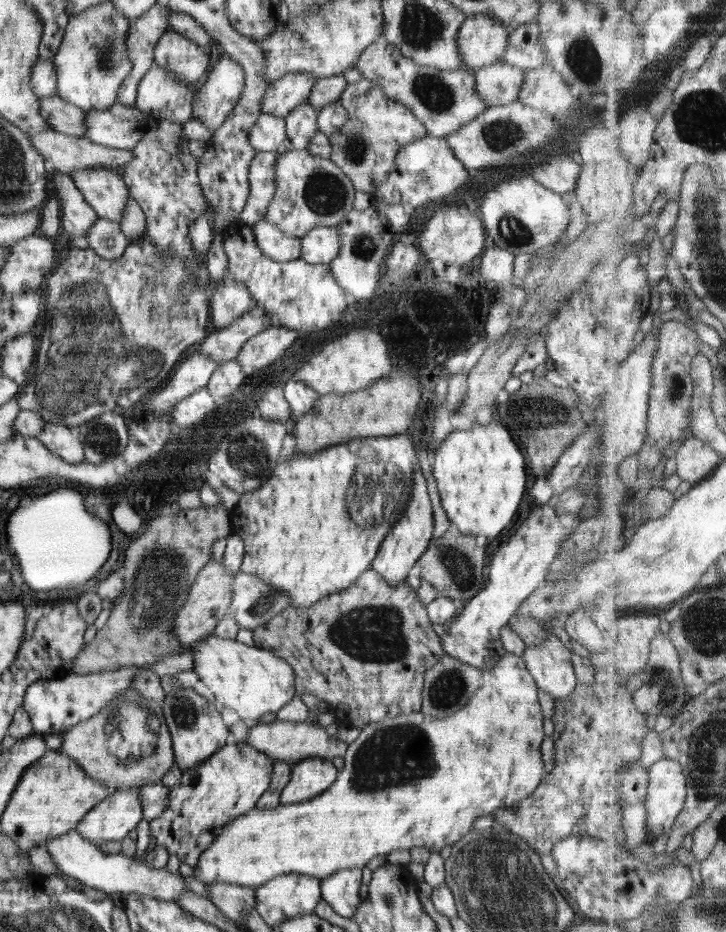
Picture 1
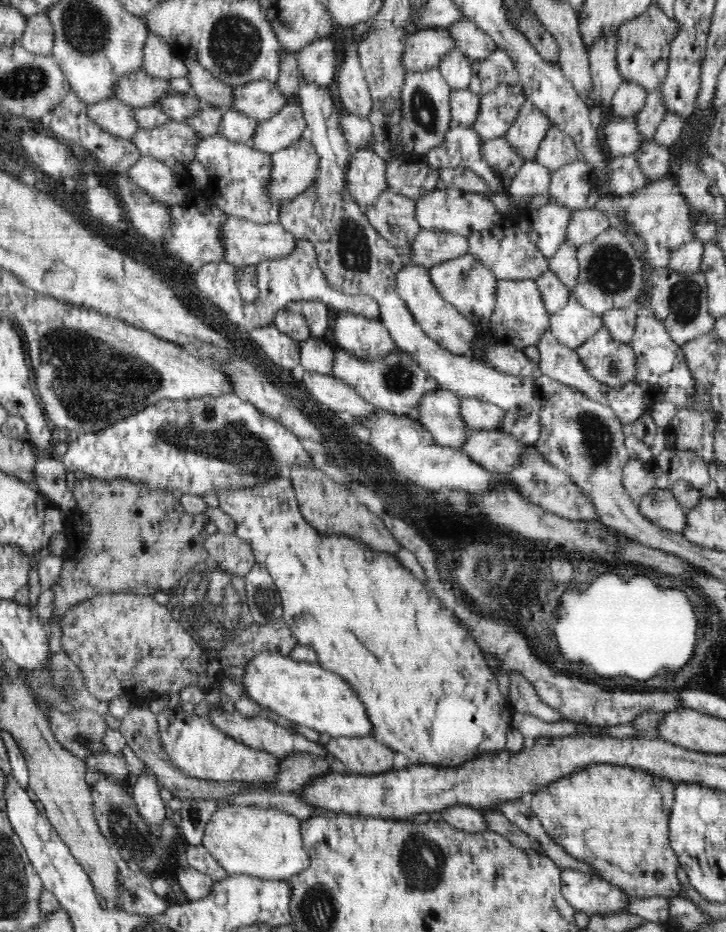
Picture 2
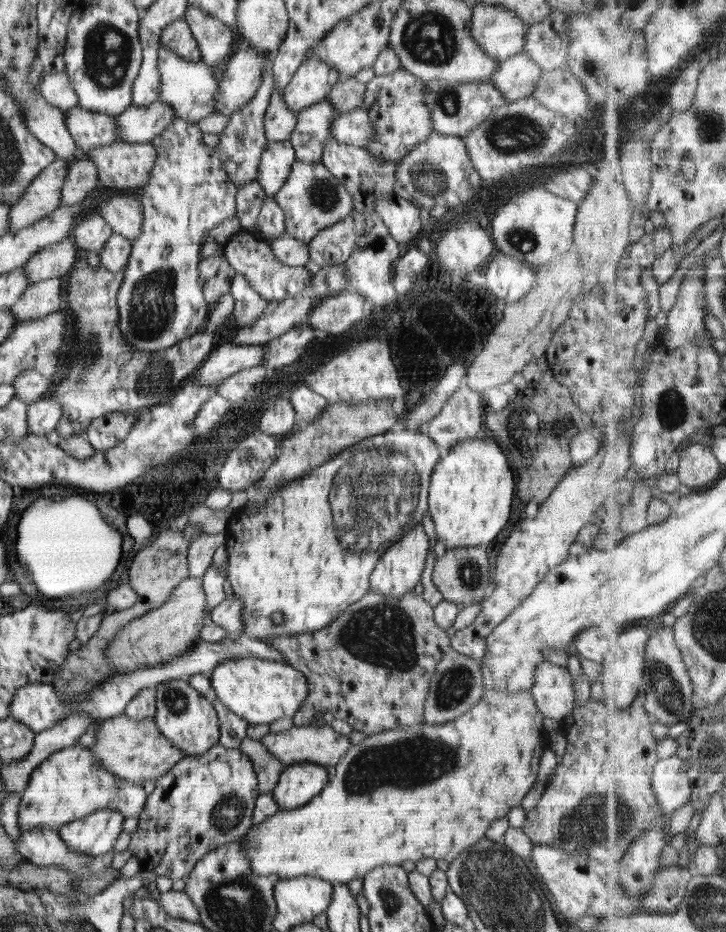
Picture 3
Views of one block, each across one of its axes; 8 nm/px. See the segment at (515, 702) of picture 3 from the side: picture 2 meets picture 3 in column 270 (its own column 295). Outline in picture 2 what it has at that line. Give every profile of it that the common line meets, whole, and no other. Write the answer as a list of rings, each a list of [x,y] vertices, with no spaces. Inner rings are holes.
[[[226,805],[217,808],[204,828],[201,844],[229,875],[288,881],[310,866],[310,857],[302,842],[300,819],[272,807]]]

